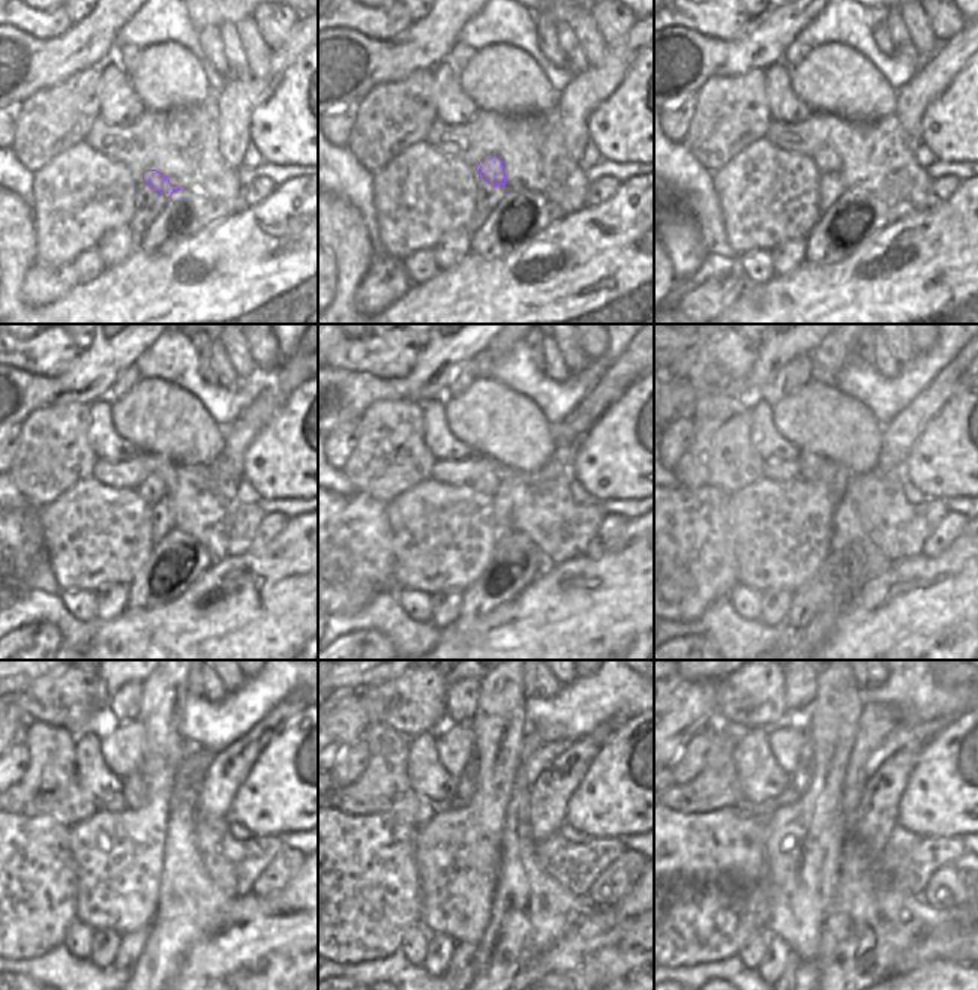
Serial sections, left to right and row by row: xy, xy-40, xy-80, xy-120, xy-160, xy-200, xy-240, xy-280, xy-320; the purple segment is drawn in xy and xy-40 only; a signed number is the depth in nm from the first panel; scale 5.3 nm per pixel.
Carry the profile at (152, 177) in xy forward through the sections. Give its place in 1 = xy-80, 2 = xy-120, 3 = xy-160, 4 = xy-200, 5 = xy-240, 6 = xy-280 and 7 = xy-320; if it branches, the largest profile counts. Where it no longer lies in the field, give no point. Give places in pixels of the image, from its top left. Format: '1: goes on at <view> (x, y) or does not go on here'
1: goes on at xy-80 (825, 158)
2: goes on at xy-120 (153, 489)
3: goes on at xy-160 (486, 480)
4: goes on at xy-200 (815, 468)
5: goes on at xy-240 (134, 791)
6: goes on at xy-280 (467, 780)
7: goes on at xy-320 (800, 779)

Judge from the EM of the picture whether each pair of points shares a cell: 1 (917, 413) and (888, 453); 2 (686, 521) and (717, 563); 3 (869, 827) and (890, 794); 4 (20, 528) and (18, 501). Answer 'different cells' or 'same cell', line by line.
1: same cell
2: same cell
3: same cell
4: different cells

